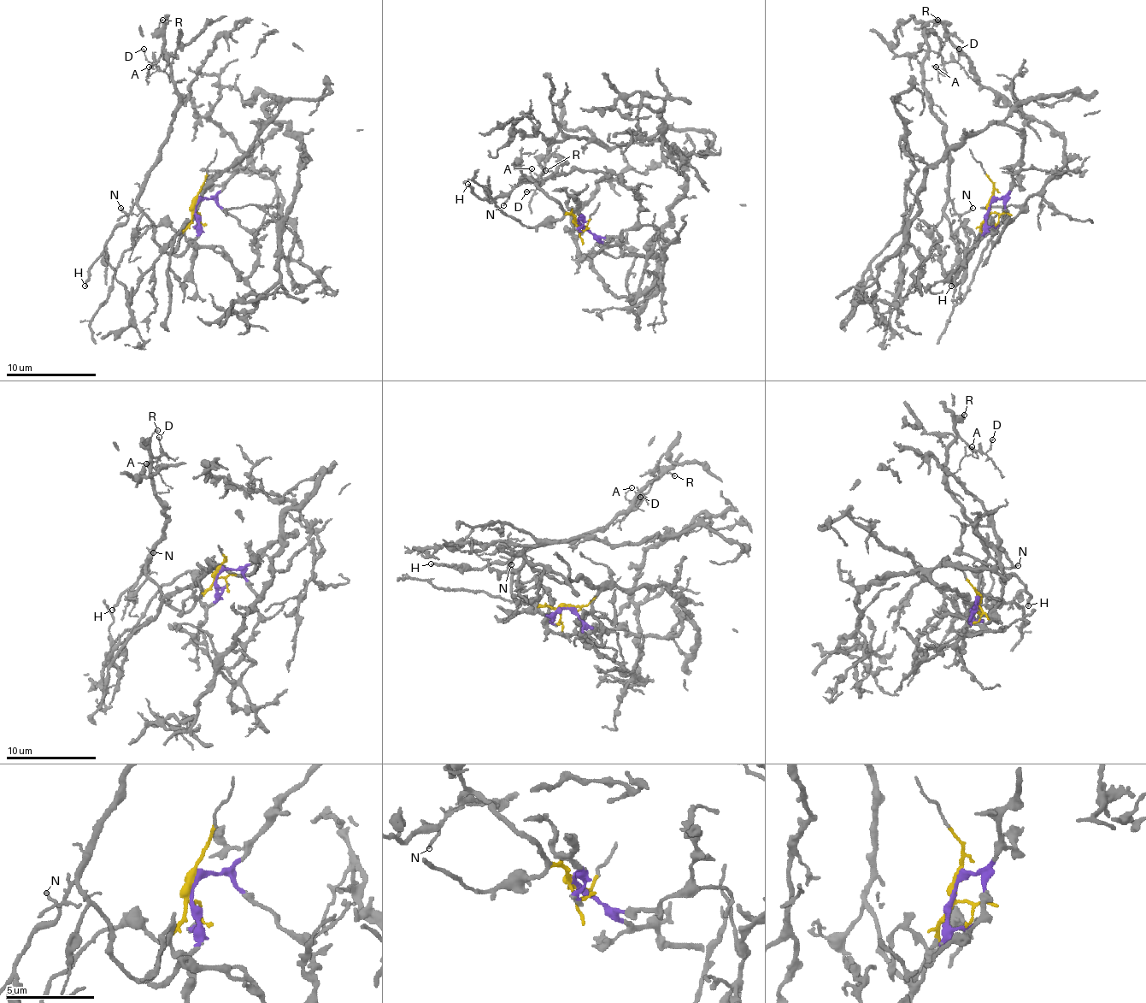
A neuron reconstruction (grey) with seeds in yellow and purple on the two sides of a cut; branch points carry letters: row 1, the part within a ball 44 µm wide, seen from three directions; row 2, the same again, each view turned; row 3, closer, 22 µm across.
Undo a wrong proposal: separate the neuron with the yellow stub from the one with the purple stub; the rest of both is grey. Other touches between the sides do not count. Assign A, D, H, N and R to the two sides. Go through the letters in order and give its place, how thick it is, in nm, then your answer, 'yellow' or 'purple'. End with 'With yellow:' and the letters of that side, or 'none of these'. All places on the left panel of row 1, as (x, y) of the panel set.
A: at (149, 67); 90 nm thick; yellow
D: at (143, 49); 110 nm thick; yellow
H: at (85, 286); 200 nm thick; yellow
N: at (120, 208); 150 nm thick; yellow
R: at (162, 20); 120 nm thick; yellow
With yellow: A, D, H, N, R

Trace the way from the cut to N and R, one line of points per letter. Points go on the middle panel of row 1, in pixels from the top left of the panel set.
N: (577, 224), (537, 183), (523, 177), (503, 206)
R: (577, 224), (537, 183), (523, 177), (523, 181), (550, 177), (561, 163), (557, 156), (541, 163), (546, 170)

